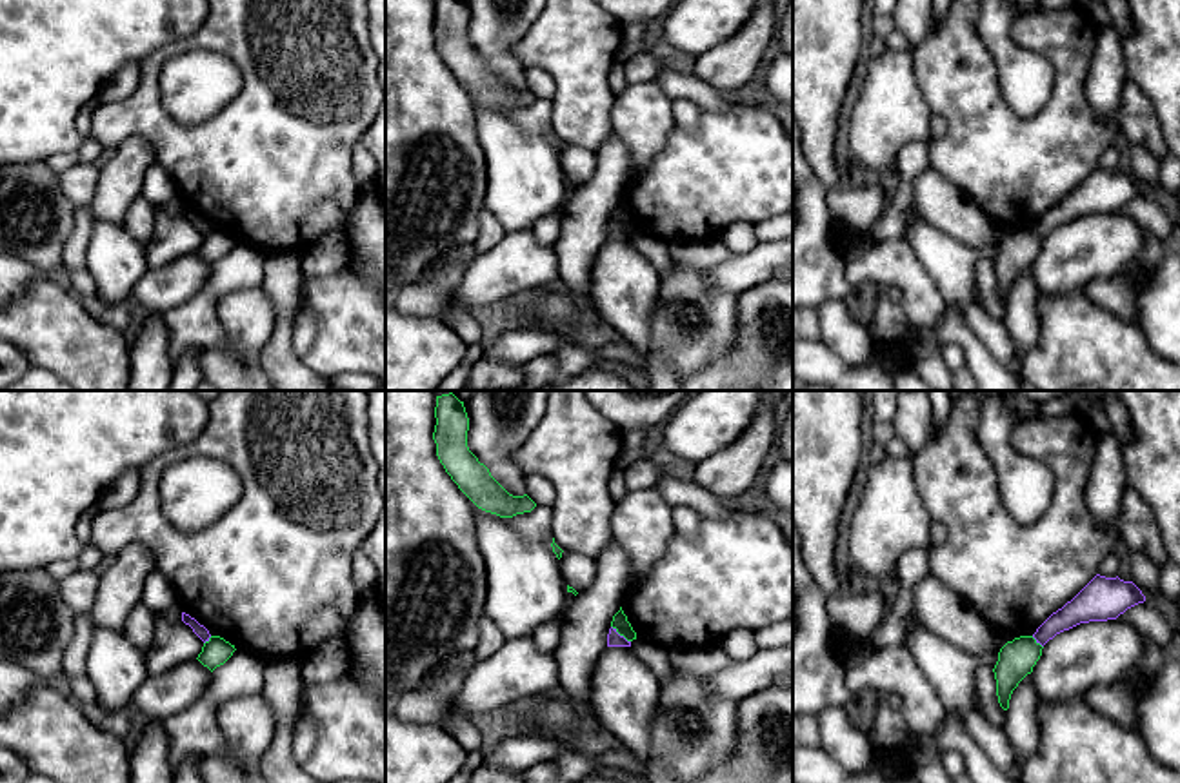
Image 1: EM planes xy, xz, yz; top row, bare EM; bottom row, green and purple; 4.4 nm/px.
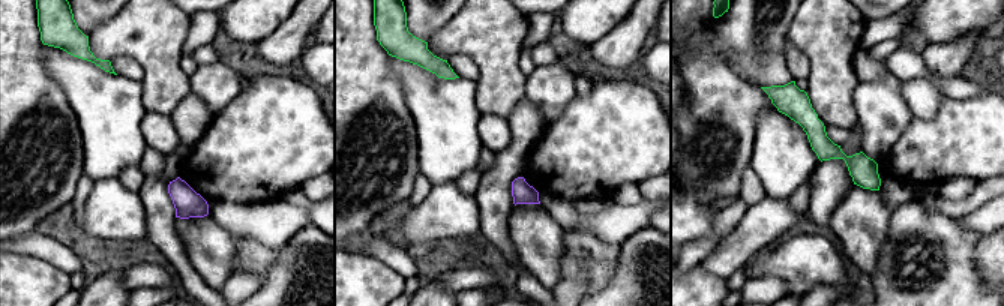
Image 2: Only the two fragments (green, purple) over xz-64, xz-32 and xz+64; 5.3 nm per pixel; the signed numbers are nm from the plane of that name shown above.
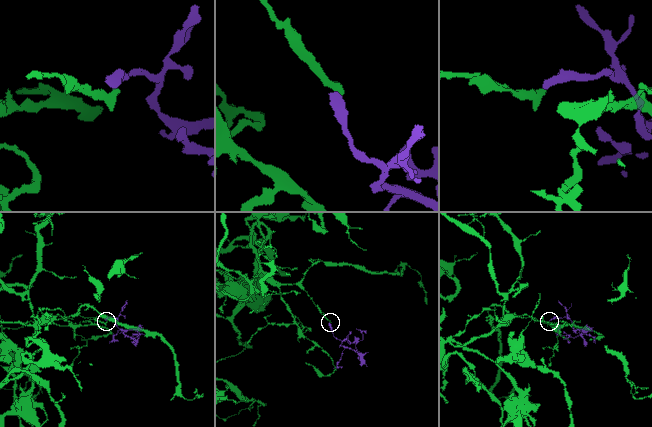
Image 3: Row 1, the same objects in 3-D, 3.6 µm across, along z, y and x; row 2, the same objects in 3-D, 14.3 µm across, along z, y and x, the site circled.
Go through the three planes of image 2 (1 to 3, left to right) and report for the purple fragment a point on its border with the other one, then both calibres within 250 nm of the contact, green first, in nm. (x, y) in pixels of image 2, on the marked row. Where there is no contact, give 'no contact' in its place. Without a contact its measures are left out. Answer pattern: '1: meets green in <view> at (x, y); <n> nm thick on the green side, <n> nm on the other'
1: no contact
2: no contact
3: no contact

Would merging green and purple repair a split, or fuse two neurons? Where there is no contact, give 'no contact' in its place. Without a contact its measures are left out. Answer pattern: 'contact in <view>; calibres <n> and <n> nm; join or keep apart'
contact in xz; calibres 70 and 60 nm; keep apart

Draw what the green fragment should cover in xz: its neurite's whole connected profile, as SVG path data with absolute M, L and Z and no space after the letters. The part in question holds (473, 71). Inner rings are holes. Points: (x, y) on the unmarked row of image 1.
M435 0L435 11L436 49L451 73L478 102L500 111L513 111L536 100L527 87L509 87L469 44L465 0Z

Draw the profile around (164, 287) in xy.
M191 253L156 269L147 269L131 298L151 312L173 309L191 300L209 280L213 265Z

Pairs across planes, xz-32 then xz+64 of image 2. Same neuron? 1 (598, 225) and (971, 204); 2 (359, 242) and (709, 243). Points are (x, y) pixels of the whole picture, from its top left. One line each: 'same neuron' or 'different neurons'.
1: different neurons
2: same neuron

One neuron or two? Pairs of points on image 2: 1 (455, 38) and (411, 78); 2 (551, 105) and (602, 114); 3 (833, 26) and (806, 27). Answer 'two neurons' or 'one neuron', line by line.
1: two neurons
2: two neurons
3: one neuron

